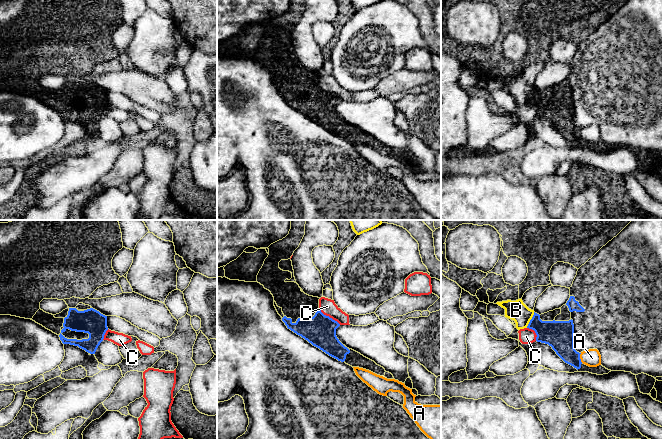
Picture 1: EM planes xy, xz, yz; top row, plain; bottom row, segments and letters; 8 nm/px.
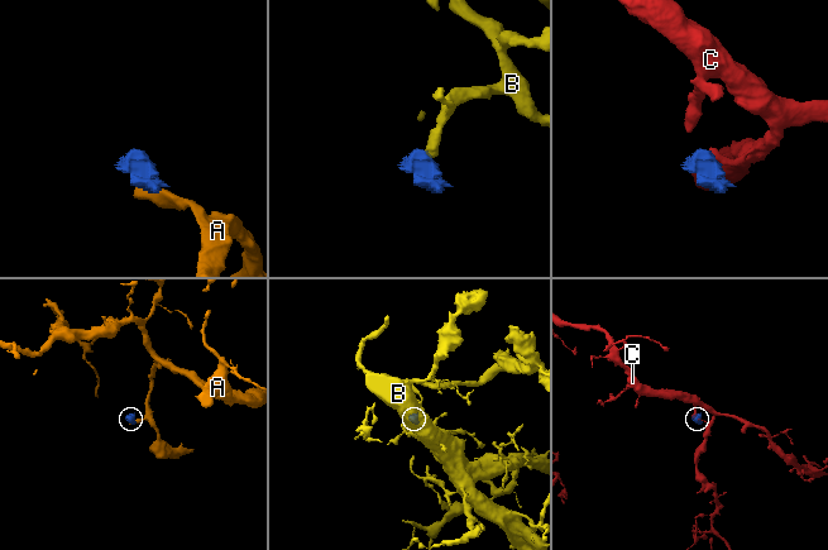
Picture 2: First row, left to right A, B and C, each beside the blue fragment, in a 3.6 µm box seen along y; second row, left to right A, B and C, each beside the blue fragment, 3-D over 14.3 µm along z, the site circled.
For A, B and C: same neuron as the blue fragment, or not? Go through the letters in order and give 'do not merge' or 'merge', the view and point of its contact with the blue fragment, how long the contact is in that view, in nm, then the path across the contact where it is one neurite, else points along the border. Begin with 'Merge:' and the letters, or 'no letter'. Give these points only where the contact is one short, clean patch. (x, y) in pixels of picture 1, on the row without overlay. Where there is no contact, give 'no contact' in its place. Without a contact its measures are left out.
Merge: no letter
A: do not merge; meets blue in yz at (579, 134); contact 80 nm long
B: do not merge; meets blue in yz at (530, 96); contact 140 nm long; border along yz (534, 88), (526, 103)
C: do not merge; meets blue in xz at (328, 92); contact 220 nm long; border along xz (318, 84), (340, 100)

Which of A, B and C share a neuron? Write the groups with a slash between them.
A / B / C

